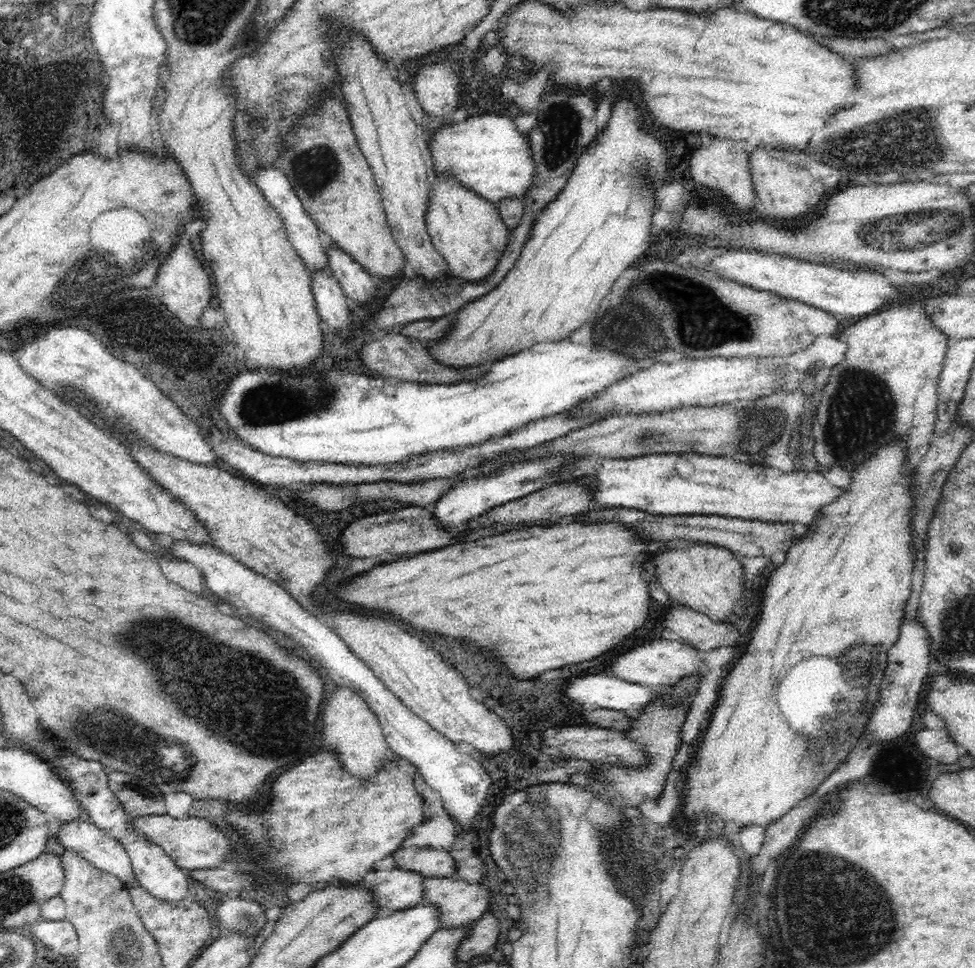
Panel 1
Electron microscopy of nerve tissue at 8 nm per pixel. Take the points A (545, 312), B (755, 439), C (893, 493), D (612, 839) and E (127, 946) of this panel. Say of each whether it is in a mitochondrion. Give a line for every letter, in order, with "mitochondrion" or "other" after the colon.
A: other
B: mitochondrion
C: other
D: other
E: mitochondrion

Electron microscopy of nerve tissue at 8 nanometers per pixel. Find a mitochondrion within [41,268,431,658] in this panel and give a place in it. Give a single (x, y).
(323, 394)

